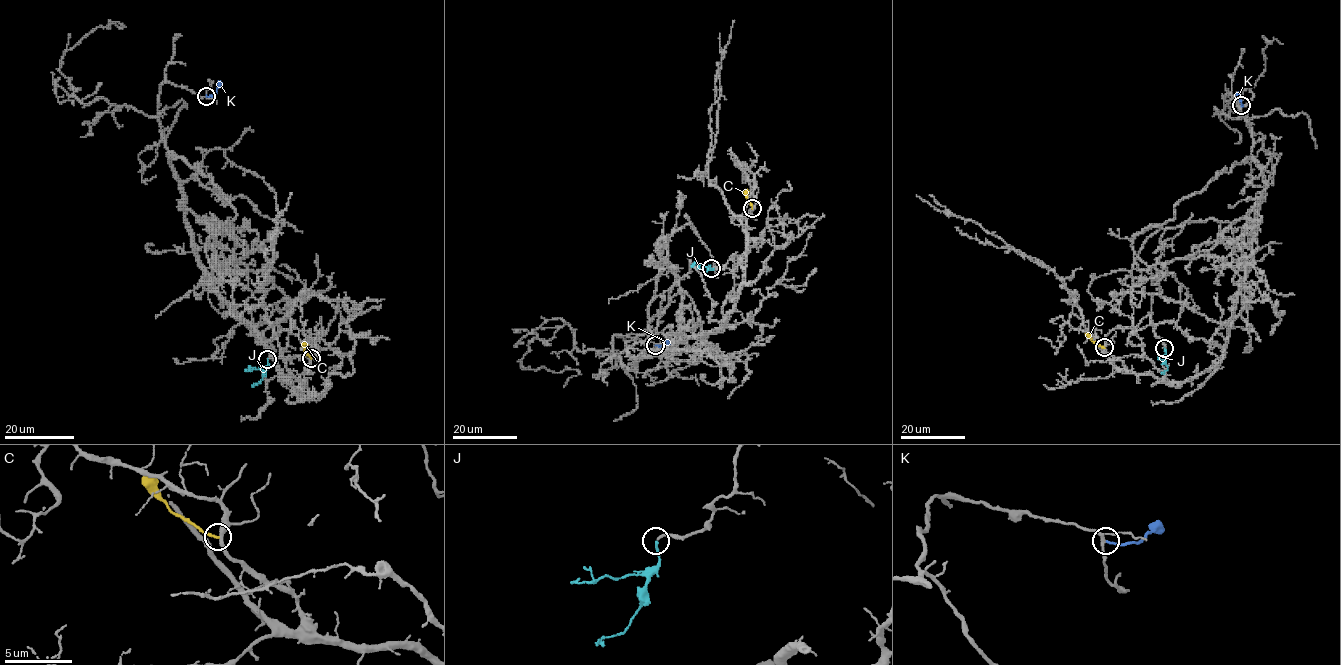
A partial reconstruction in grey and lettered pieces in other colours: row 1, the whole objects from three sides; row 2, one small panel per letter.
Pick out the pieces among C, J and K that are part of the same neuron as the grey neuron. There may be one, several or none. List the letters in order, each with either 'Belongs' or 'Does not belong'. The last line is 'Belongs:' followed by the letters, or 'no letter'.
C: Does not belong
J: Belongs
K: Does not belong
Belongs: J

